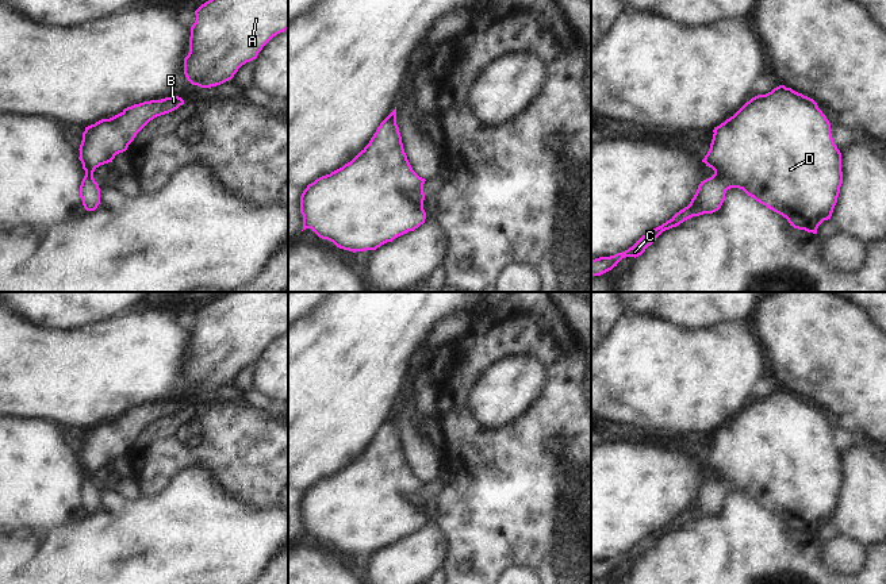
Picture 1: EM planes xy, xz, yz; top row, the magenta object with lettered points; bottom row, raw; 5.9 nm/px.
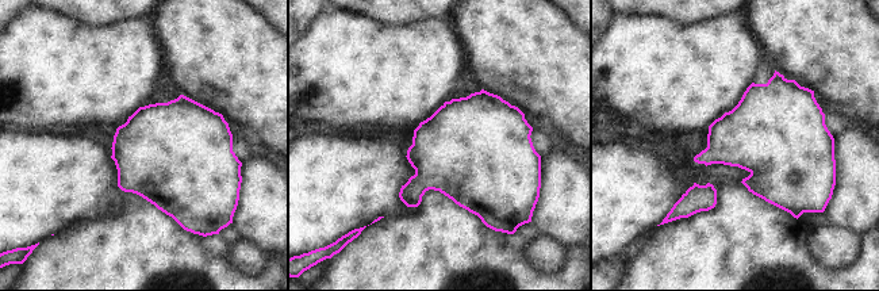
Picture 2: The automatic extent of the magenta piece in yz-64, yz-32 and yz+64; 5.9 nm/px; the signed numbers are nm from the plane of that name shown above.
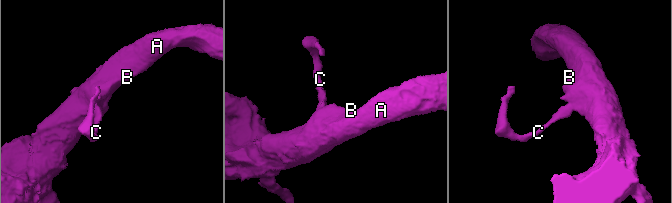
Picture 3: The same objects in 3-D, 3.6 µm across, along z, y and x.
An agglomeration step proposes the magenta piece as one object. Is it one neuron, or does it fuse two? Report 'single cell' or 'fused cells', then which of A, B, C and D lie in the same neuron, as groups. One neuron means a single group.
single cell | A B C D

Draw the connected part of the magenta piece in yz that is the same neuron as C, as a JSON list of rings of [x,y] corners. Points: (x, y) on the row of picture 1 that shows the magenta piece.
[[[785,85],[774,88],[766,95],[757,95],[747,101],[733,116],[713,130],[710,149],[702,162],[714,170],[714,174],[698,185],[690,204],[676,212],[670,220],[643,235],[632,247],[610,257],[591,261],[591,274],[601,276],[611,270],[625,257],[638,257],[666,230],[679,226],[684,220],[703,214],[718,211],[730,188],[743,189],[748,196],[787,219],[798,230],[817,234],[818,226],[831,219],[843,184],[841,153],[833,142],[831,123],[817,103]]]

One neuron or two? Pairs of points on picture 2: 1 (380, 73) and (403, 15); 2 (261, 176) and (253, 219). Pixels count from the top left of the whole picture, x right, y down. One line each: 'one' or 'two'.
1: two
2: one

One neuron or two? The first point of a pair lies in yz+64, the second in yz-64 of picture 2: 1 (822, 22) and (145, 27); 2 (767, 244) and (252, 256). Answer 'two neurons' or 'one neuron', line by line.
1: two neurons
2: two neurons

